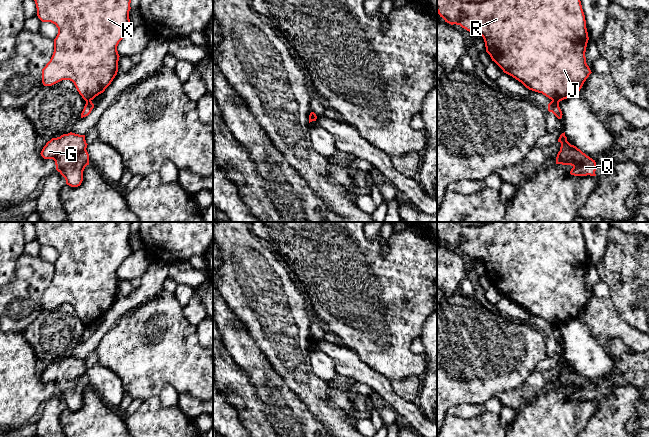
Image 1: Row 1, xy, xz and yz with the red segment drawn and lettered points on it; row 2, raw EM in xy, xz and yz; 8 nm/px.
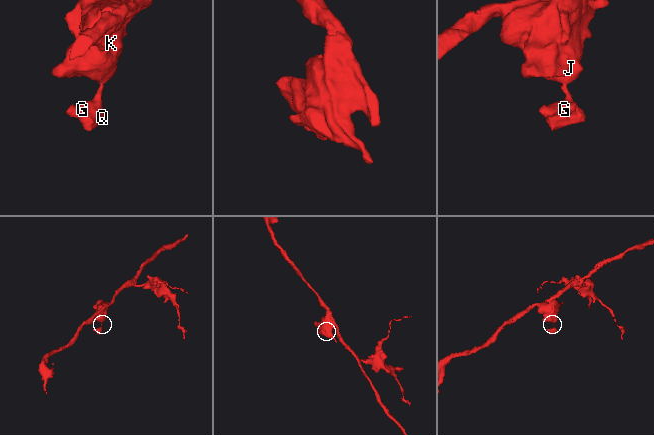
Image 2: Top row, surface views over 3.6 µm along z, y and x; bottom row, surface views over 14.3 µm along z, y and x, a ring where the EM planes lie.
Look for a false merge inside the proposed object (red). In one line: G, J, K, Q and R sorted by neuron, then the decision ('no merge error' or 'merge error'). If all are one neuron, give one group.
G Q / J K R | merge error

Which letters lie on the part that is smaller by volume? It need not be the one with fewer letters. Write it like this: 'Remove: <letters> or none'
Remove: G, Q

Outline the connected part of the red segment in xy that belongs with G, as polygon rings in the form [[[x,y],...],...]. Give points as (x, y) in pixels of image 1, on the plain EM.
[[[63,358],[52,362],[41,375],[44,383],[53,383],[56,394],[65,402],[66,408],[78,411],[83,405],[83,395],[89,389],[85,359]]]

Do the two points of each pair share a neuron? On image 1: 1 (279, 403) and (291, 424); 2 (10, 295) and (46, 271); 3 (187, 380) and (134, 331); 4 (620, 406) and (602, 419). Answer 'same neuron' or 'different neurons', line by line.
1: same neuron
2: same neuron
3: same neuron
4: same neuron

